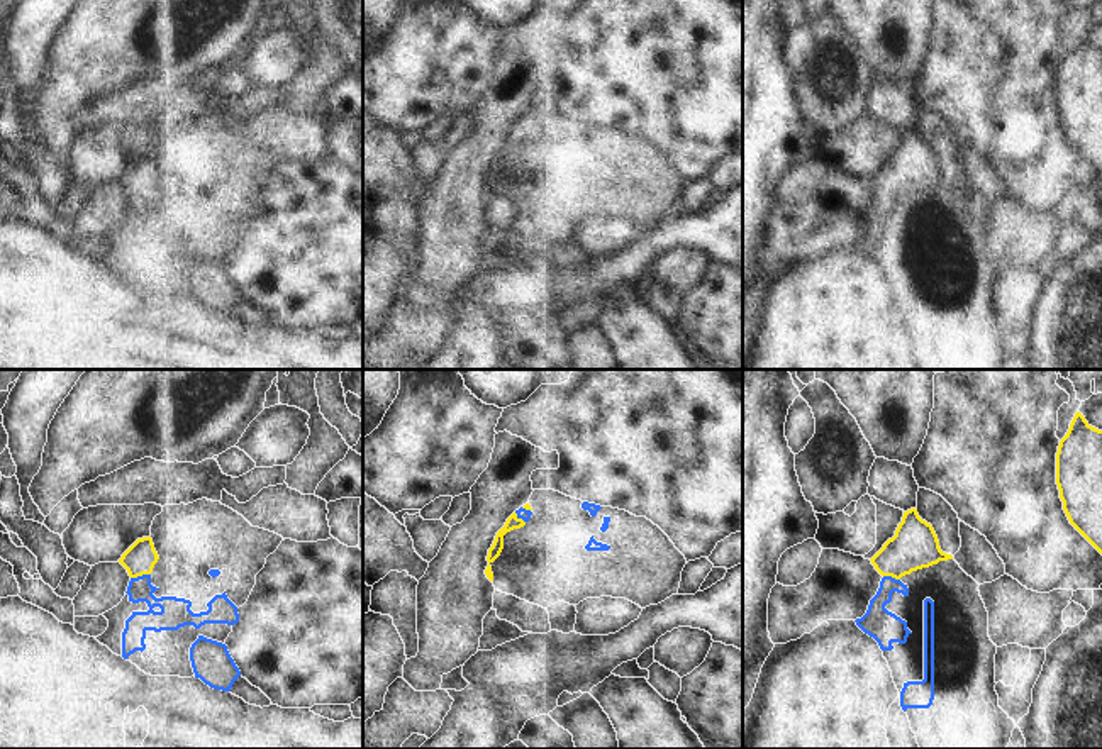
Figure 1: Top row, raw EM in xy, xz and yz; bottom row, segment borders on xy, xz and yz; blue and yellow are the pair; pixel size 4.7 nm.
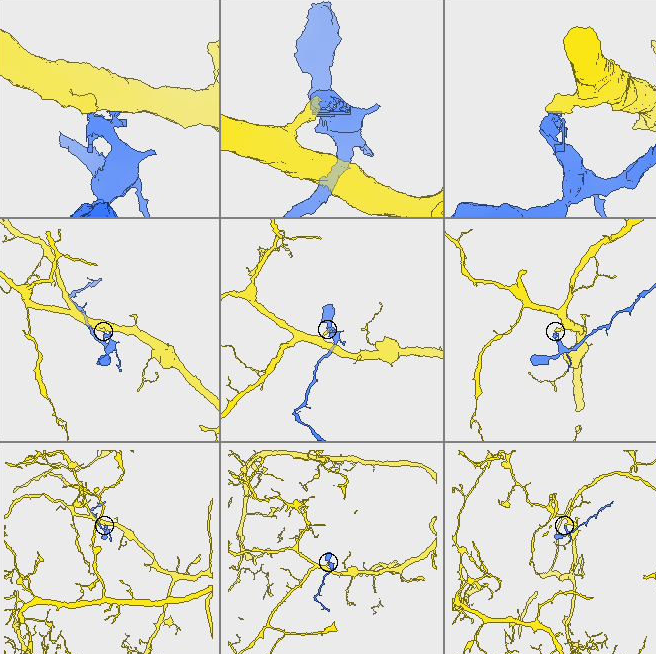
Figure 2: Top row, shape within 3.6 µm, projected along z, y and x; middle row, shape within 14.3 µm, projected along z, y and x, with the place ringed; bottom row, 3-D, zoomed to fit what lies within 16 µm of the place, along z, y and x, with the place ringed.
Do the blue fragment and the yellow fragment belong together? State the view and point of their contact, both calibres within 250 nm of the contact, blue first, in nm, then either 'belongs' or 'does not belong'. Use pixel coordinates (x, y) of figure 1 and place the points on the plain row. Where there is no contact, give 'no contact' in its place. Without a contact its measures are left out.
meets blue in xy at (139, 197); 140 nm thick on the blue side, 150 nm on the other; belongs

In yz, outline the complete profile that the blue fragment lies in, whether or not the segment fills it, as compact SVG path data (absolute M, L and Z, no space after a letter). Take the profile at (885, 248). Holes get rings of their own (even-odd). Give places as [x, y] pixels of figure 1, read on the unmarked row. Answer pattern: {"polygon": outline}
{"polygon": "M917 129L904 132L895 156L870 180L883 198L866 234L854 241L856 246L873 258L882 271L892 271L893 263L905 264L912 254L907 242L888 232L885 225L892 222L893 212L909 217L902 197L948 180L953 176L941 171L932 146L919 137Z"}

